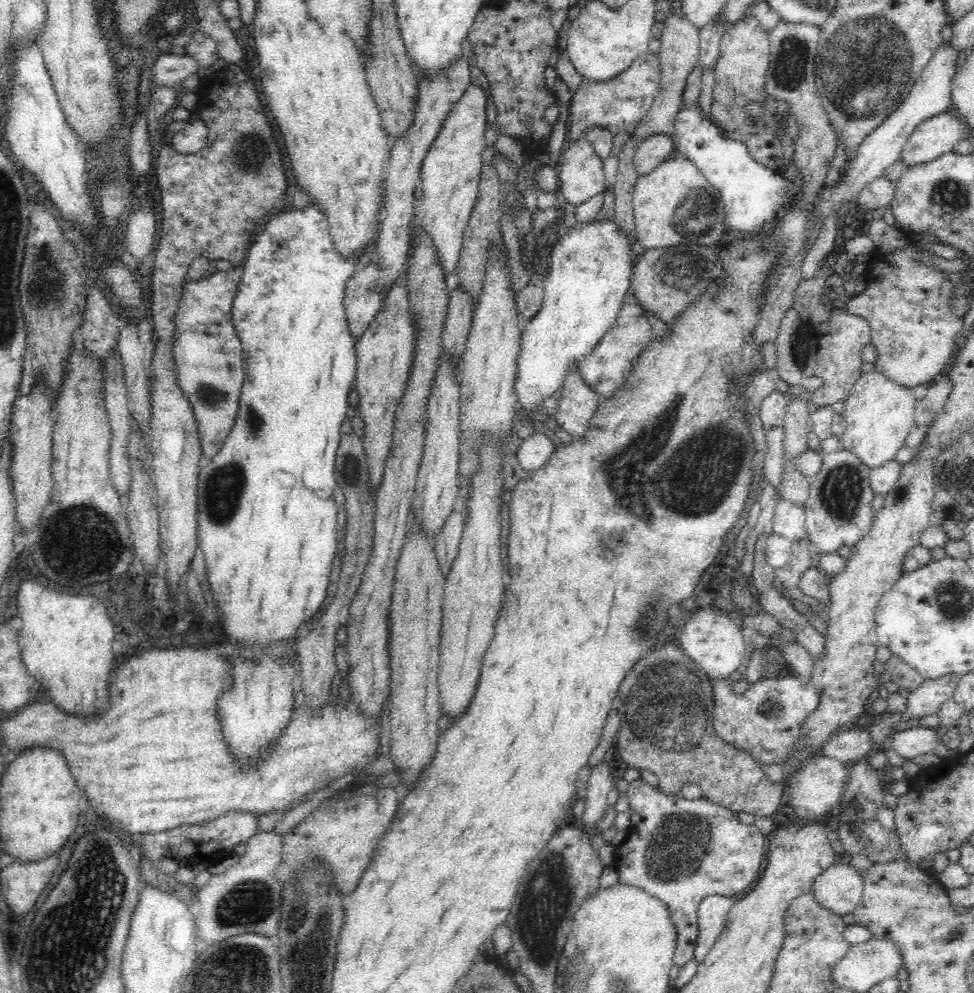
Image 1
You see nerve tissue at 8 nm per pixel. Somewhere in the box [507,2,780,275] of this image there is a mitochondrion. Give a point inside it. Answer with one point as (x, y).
(693, 217)

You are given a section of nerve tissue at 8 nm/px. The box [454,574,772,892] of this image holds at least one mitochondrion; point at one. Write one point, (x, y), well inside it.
(666, 704)

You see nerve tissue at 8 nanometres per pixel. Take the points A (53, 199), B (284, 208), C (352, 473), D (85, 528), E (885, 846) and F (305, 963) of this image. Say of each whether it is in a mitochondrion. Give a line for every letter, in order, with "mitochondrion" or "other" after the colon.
A: other
B: other
C: mitochondrion
D: mitochondrion
E: mitochondrion
F: mitochondrion

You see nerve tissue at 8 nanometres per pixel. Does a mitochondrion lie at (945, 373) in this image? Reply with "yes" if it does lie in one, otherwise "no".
no

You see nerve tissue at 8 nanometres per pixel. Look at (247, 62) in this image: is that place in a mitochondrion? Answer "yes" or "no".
no

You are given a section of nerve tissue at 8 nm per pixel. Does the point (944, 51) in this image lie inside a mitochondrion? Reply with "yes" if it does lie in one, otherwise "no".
no

